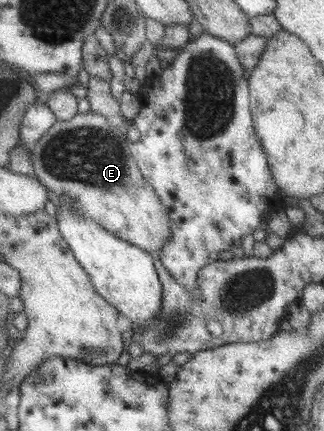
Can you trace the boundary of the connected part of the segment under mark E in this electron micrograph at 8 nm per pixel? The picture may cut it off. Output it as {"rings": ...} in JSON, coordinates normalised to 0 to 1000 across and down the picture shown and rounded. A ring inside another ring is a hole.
{"rings":[[[269,260],[269,262],[241,262],[225,276],[213,281],[176,278],[154,297],[151,304],[142,304],[133,311],[133,318],[114,329],[114,336],[96,348],[99,353],[99,374],[105,408],[157,445],[167,462],[182,459],[191,452],[207,452],[216,457],[225,480],[244,490],[269,497],[281,508],[290,508],[296,515],[306,515],[306,522],[315,522],[327,534],[336,534],[343,541],[352,541],[361,550],[444,578],[454,587],[463,587],[469,594],[481,594],[485,587],[509,573],[509,566],[519,561],[519,555],[528,550],[528,506],[519,497],[519,485],[509,476],[500,473],[500,466],[491,462],[485,445],[460,429],[448,413],[438,408],[438,401],[423,385],[417,374],[417,362],[401,353],[395,339],[398,325],[389,316],[373,311],[370,297],[349,295],[336,278],[327,271],[318,271],[309,262]]]}

